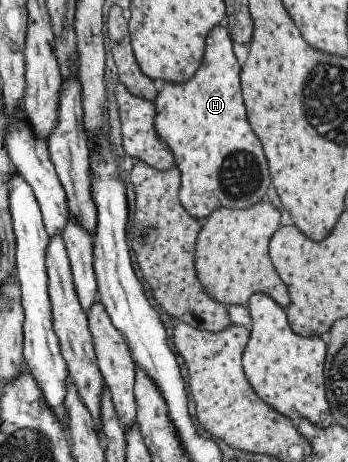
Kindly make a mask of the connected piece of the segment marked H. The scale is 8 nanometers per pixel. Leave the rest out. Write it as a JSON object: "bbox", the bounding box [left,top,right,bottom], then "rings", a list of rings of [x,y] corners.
{"bbox":[154,25,269,222],"rings":[[[216,25],[209,31],[205,39],[204,54],[199,69],[181,84],[163,83],[162,90],[155,96],[154,128],[157,135],[167,144],[174,159],[174,165],[179,170],[180,186],[178,200],[181,207],[197,221],[202,222],[205,217],[217,208],[227,210],[246,210],[249,205],[261,201],[269,187],[269,171],[261,151],[257,137],[253,135],[245,107],[241,101],[239,89],[239,65],[231,51],[231,41],[227,29]]]}

